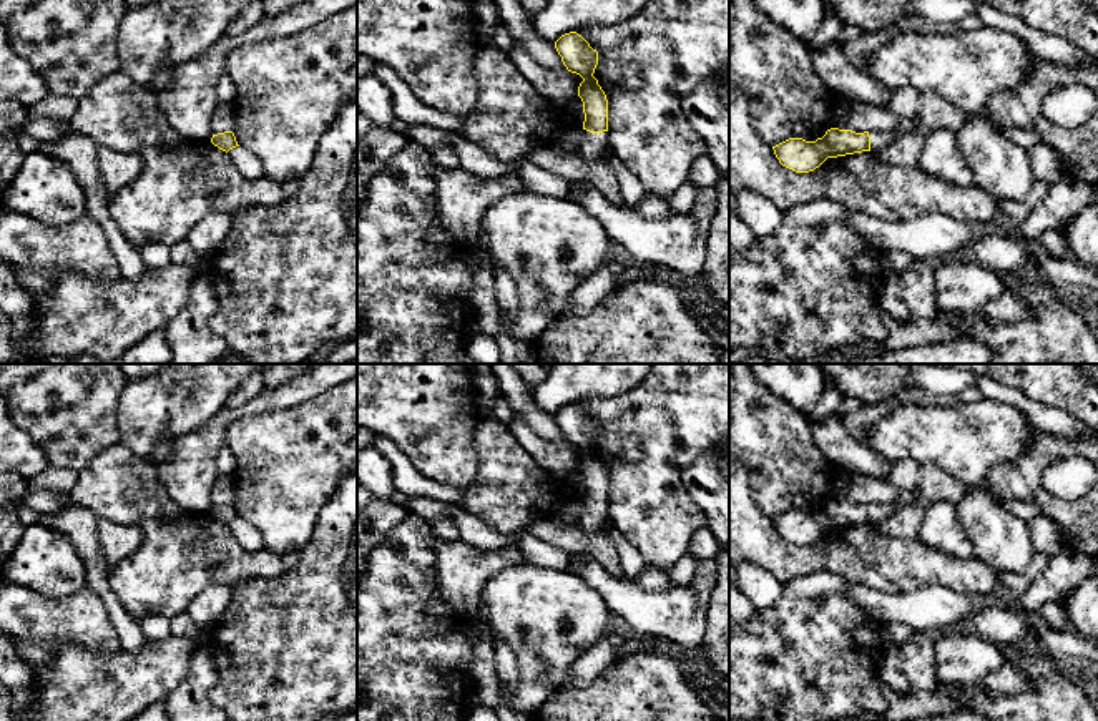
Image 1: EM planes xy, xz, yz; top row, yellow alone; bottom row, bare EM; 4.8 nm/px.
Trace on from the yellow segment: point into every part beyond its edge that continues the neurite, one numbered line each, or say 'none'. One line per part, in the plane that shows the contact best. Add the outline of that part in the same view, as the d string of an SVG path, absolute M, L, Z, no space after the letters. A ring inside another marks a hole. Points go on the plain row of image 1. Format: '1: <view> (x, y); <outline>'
1: xz (593, 517); M583 502L583 512L580 515L576 527L581 532L585 532L586 535L591 535L605 525L608 517L610 517L608 515L608 503L590 505L590 503Z

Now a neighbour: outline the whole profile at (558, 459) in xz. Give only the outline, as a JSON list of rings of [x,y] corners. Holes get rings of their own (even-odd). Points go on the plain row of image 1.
[[[517,412],[512,417],[510,429],[532,459],[555,478],[565,478],[578,465],[580,457],[570,444],[540,437]]]

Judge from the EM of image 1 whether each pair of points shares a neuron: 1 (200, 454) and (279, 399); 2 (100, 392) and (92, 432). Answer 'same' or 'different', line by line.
1: same
2: same

